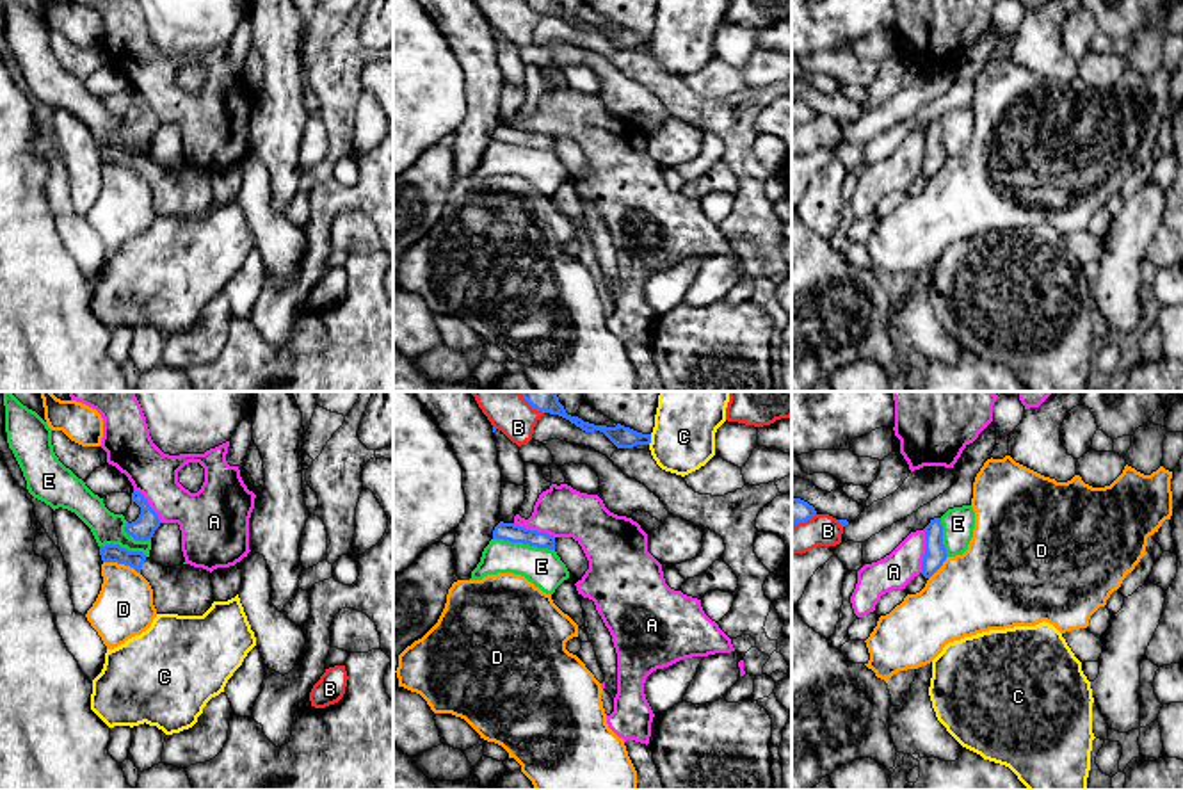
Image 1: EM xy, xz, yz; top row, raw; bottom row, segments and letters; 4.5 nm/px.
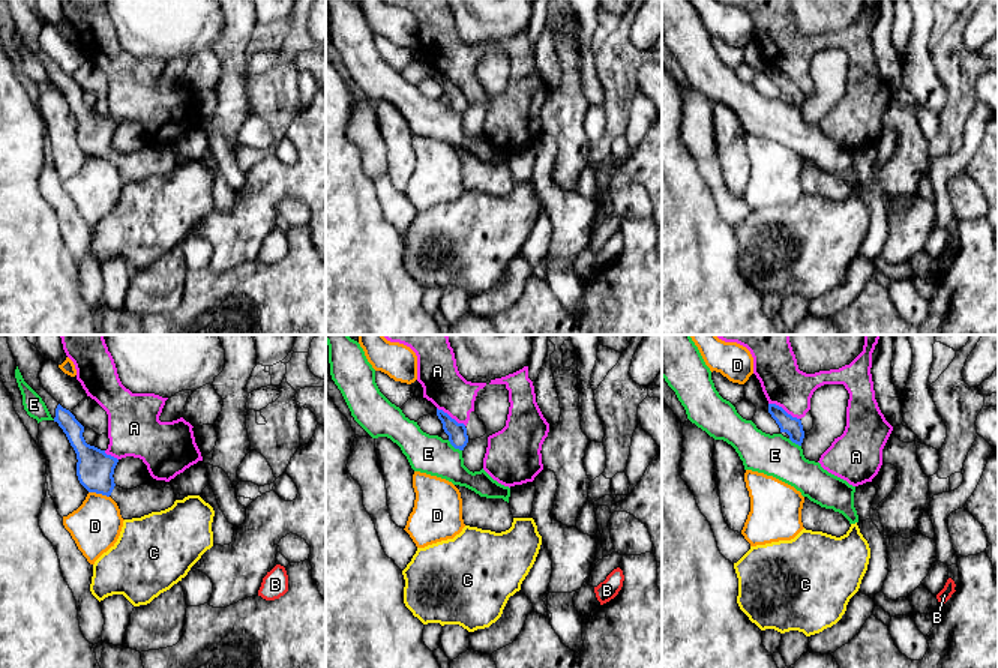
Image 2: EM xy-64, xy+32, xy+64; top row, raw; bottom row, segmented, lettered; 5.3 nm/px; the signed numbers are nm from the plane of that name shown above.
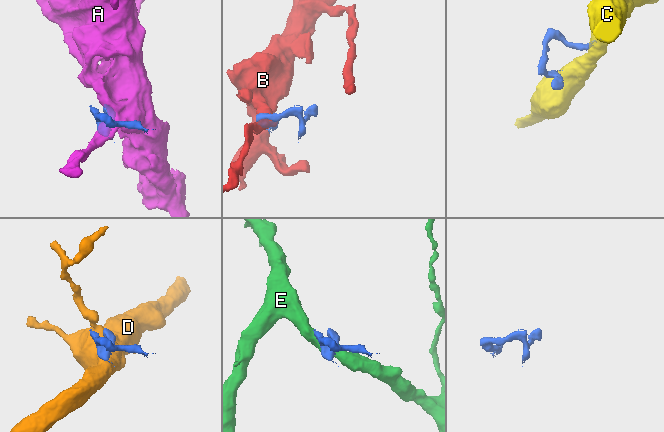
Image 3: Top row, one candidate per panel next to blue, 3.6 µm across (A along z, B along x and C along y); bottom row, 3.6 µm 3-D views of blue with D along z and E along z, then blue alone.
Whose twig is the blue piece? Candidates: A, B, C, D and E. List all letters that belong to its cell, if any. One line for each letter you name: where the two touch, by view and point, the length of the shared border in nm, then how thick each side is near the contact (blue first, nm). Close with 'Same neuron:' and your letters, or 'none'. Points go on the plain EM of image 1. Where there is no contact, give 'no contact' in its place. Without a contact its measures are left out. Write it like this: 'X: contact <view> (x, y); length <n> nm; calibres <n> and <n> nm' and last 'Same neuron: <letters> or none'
Same neuron: none

